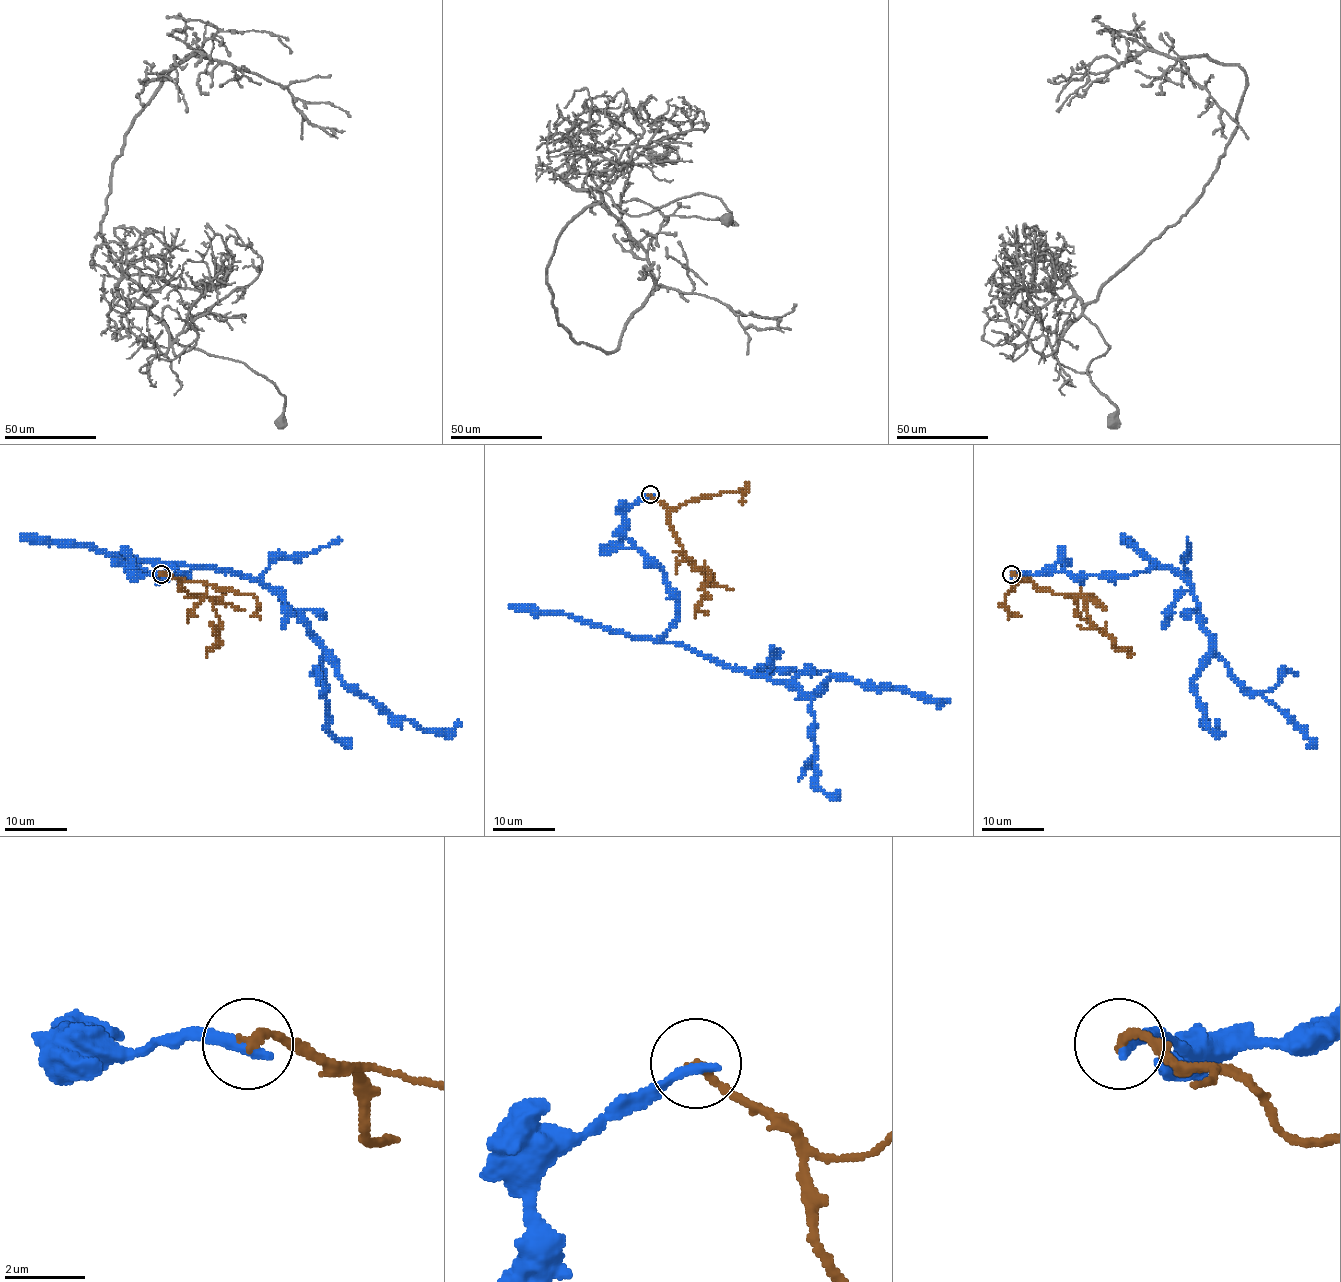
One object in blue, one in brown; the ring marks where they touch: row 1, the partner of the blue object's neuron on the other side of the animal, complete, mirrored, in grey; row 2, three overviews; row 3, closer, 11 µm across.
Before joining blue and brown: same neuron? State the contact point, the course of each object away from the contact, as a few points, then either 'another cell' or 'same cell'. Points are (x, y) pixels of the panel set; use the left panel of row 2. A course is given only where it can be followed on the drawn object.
place (161, 574); course blue (161, 574), (188, 576), (172, 565), (259, 579), (345, 684), (424, 730), (449, 733), (459, 720); course brown (161, 574), (212, 602), (221, 626), (209, 650), (220, 646); another cell

